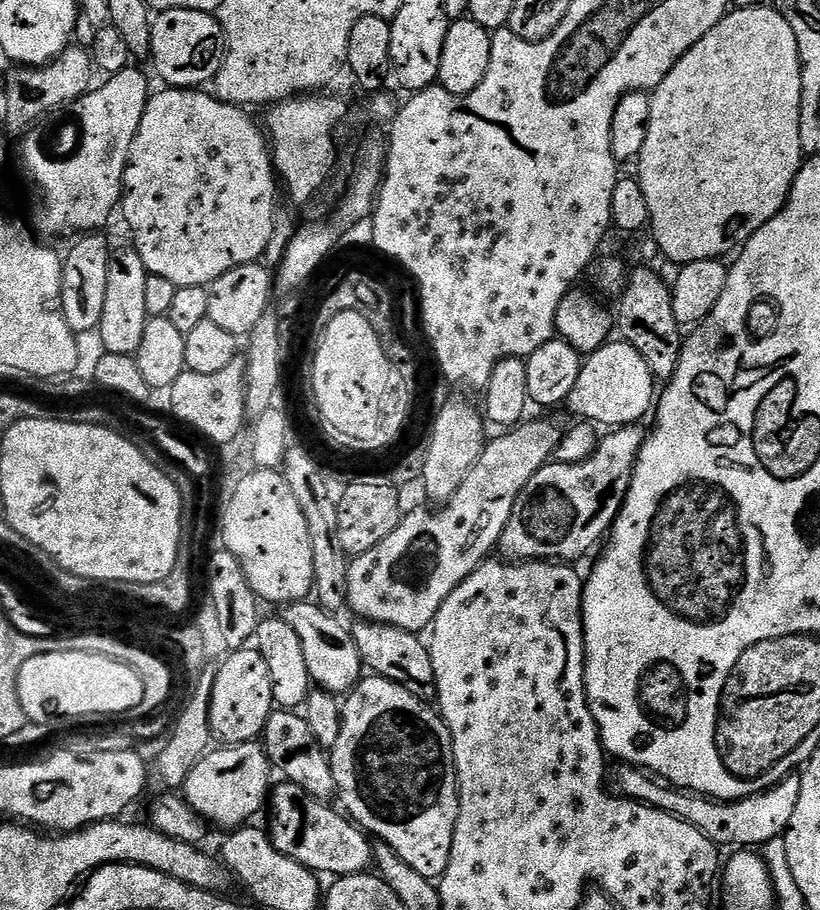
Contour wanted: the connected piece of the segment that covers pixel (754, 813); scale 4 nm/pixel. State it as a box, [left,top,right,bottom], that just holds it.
[614,764,801,848]

